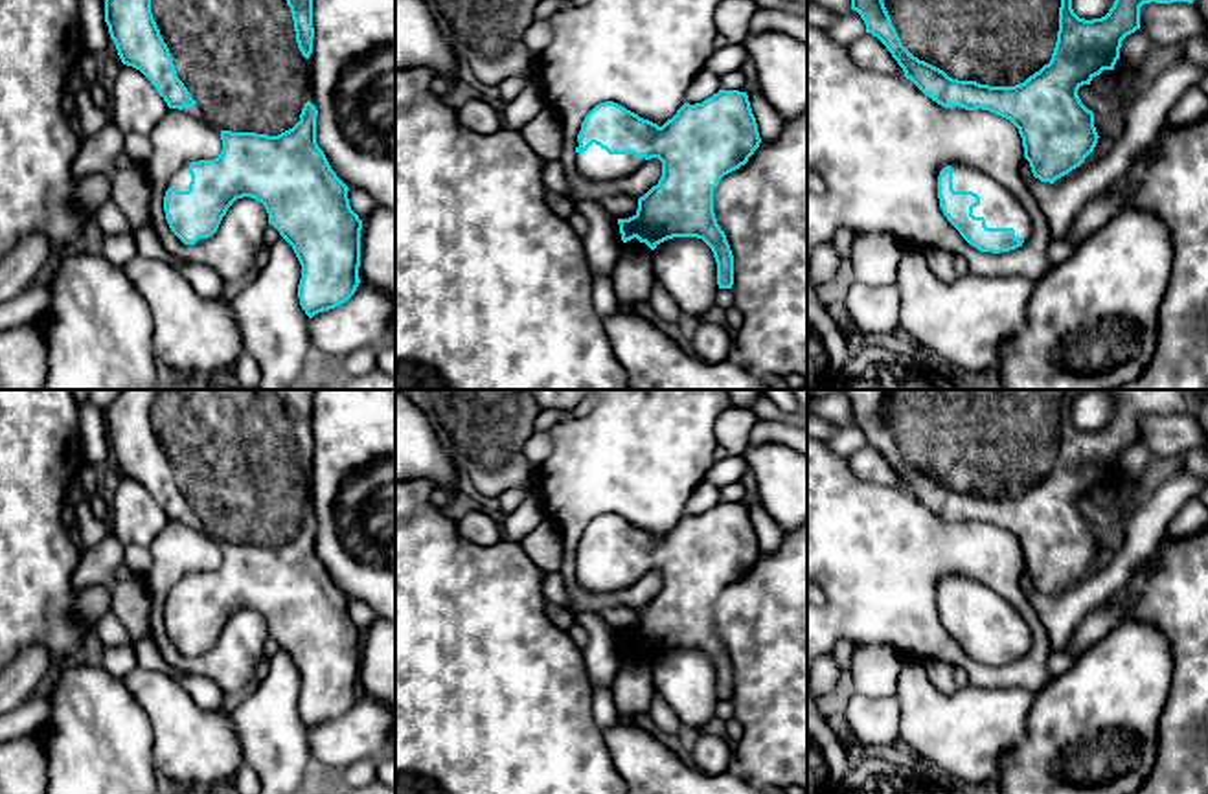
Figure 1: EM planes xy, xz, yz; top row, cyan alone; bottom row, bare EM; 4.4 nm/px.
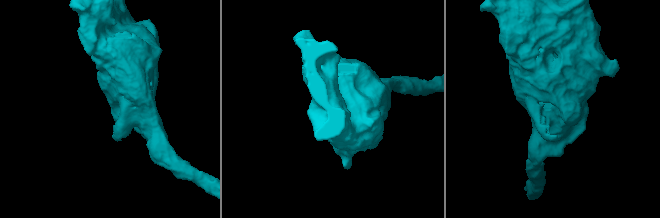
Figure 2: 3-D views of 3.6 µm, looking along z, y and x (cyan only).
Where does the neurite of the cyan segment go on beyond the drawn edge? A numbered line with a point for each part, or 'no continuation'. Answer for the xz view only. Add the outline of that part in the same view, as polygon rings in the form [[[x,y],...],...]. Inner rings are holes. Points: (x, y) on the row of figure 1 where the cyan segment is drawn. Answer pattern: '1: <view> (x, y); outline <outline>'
1: xz (596, 164); outline [[[592,143],[583,154],[577,153],[576,164],[583,176],[596,182],[612,182],[640,167],[644,156],[609,154],[599,145]]]

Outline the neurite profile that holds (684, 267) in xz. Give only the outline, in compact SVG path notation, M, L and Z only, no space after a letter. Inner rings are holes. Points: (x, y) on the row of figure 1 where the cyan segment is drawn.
M673 237L653 250L655 283L662 285L684 314L702 316L719 292L712 248L697 237Z

